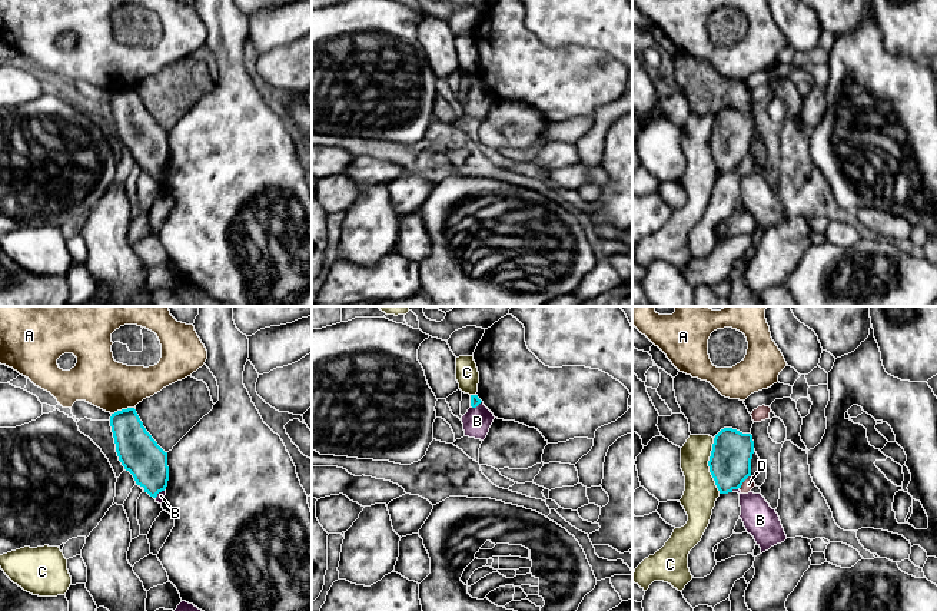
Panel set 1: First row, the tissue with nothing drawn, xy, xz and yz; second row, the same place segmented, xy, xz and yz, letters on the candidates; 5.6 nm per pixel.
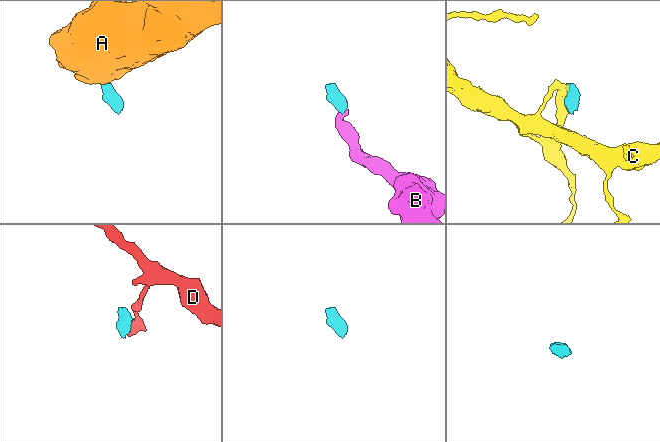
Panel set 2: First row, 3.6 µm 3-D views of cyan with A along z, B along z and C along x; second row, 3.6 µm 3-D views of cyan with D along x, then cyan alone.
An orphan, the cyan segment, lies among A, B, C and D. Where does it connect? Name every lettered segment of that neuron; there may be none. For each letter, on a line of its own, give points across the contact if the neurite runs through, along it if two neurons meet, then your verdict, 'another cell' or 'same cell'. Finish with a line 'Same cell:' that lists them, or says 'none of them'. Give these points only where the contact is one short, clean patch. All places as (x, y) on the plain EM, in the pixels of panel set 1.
A: along xy (133, 86), (118, 89), (112, 93) | another cell
B: across yz (730, 143), (730, 160), (734, 168), (754, 188), (760, 199) | same cell
C: another cell
D: along yz (750, 155), (740, 168) | another cell
Same cell: B

